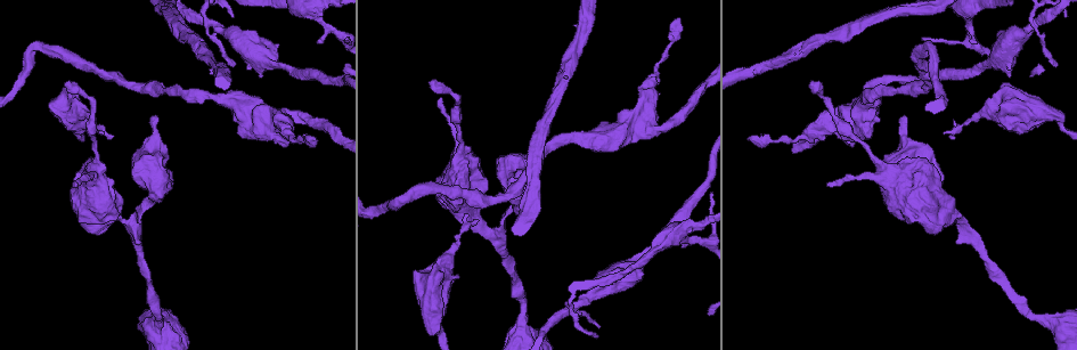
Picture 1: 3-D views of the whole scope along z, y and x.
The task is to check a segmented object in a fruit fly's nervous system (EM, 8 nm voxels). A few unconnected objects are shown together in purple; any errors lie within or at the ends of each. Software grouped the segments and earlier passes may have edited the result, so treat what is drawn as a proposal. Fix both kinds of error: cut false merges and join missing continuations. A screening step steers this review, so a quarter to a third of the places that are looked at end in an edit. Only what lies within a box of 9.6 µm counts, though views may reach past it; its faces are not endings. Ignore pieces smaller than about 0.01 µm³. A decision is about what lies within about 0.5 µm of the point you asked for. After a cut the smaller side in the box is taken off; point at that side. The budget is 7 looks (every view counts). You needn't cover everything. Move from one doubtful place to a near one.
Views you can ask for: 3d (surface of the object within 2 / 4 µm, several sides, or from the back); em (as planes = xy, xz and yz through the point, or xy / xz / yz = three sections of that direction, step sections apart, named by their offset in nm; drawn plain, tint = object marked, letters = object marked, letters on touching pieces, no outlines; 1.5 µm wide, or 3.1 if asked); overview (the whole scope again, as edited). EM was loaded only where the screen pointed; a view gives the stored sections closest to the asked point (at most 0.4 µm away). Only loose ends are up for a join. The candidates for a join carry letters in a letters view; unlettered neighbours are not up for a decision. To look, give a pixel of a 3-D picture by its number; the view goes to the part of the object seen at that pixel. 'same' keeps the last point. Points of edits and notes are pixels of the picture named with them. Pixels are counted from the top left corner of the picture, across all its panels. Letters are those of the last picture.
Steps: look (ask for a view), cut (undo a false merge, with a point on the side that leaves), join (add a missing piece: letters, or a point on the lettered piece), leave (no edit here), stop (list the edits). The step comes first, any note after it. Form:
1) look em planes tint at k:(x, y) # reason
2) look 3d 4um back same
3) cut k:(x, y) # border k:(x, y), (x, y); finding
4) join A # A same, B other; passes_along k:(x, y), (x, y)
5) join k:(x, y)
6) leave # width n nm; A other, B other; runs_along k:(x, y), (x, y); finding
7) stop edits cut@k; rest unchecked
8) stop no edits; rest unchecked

look em planes letters at 1:(951, 137) # tapers out

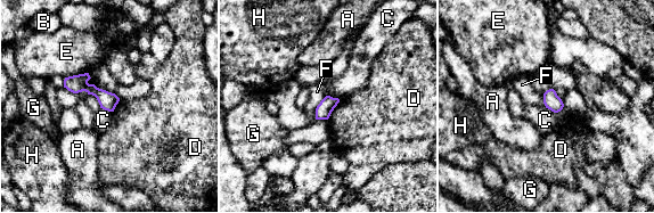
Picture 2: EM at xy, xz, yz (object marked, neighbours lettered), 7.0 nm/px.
leave # A other, B other, C other, D other, E other, F other, G other, H other; no lettered piece goes on from it

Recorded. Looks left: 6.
look em planes tint at 1:(208, 22) # four arms meet

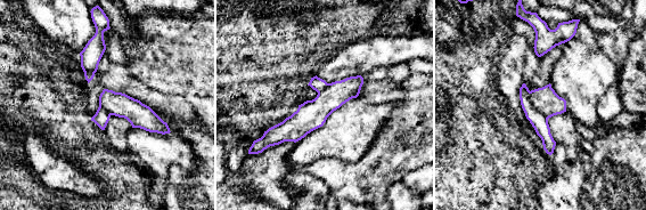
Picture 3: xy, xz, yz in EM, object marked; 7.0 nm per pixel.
look em planes letters same

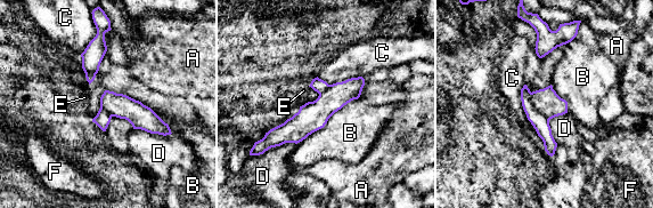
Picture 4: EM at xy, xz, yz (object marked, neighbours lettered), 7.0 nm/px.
cut 4:(546, 101) # width 170 nm; A other, B other, C other, D other, E other, F other; part_leaving 4:(361, 81), (298, 128), (268, 140); two neurons meet here

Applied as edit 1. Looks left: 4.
look 3d 4um at 1:(974, 42) # an open end

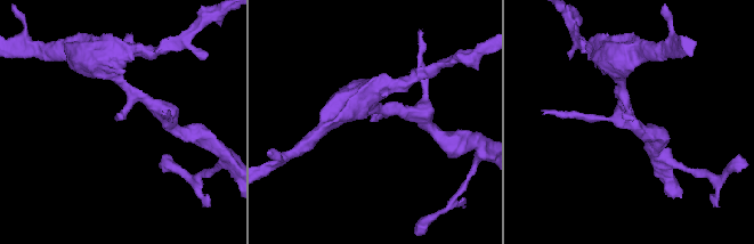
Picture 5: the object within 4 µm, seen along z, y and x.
look em xz step 4 letters at 5:(370, 121)

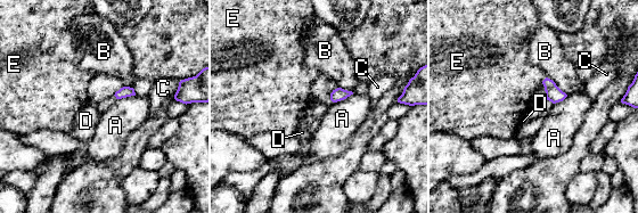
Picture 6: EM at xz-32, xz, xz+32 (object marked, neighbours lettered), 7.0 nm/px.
leave # A other, B other, C other, D other, E other; border 6:(546, 78), (541, 82); none of them fits

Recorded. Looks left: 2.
stop edits cut@4; rest unchecked

